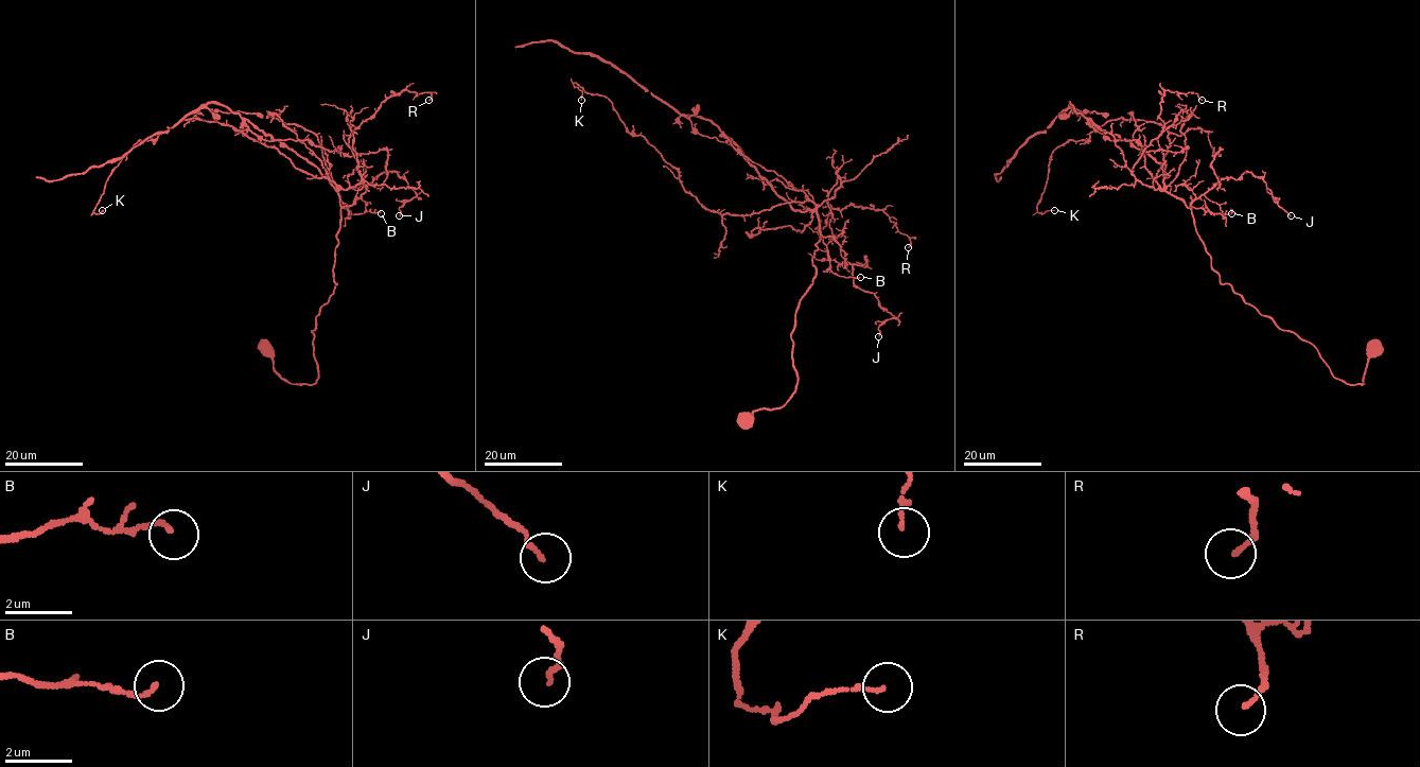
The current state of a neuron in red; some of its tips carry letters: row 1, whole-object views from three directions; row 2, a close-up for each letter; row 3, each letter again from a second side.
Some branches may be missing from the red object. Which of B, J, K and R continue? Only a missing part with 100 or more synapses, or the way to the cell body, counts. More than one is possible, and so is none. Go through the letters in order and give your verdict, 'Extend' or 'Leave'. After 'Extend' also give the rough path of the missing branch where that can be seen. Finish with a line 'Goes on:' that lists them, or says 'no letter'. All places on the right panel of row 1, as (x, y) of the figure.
B: Leave
J: Leave
K: Leave
R: Leave
Goes on: no letter

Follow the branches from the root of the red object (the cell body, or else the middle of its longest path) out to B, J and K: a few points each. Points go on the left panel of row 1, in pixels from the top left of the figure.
B: (264, 348), (282, 378), (292, 384), (315, 382), (312, 331), (336, 284), (340, 208), (381, 213)
J: (264, 348), (282, 378), (313, 384), (312, 331), (336, 284), (340, 208), (395, 172), (416, 194), (399, 215)
K: (264, 348), (292, 384), (317, 379), (332, 181), (190, 118), (128, 151), (102, 210)

